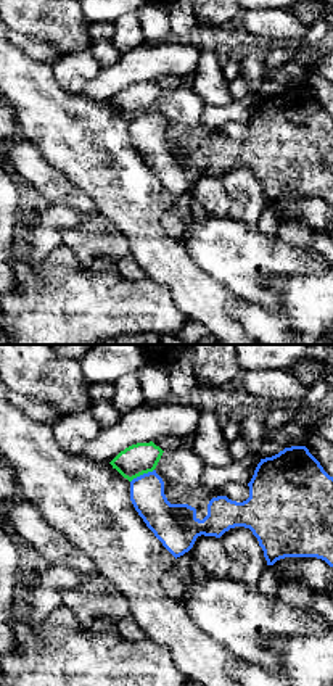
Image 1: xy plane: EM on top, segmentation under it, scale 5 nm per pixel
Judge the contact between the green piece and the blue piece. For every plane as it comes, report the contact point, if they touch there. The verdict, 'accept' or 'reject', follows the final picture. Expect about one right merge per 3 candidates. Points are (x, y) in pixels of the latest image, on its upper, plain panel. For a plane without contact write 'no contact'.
contact (142, 113)

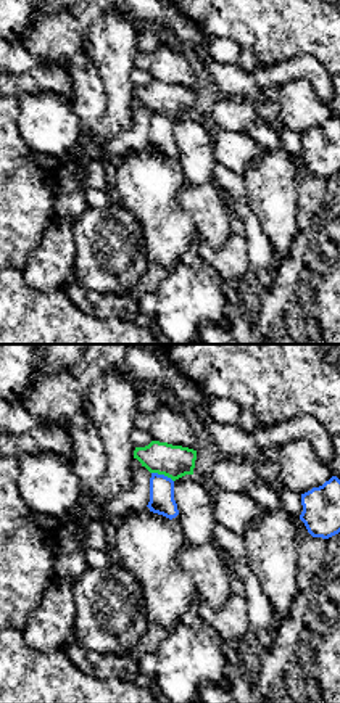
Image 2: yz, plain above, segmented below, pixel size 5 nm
contact (163, 113)

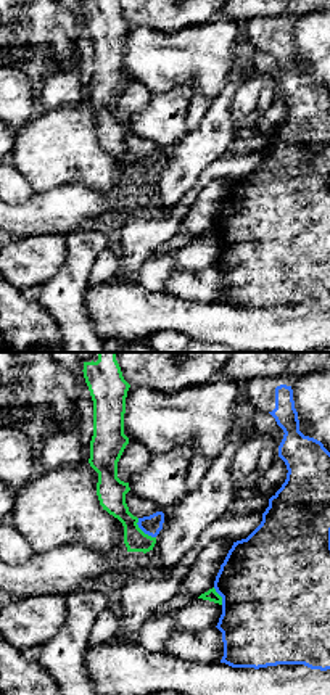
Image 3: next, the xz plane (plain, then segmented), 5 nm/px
contact (142, 171)

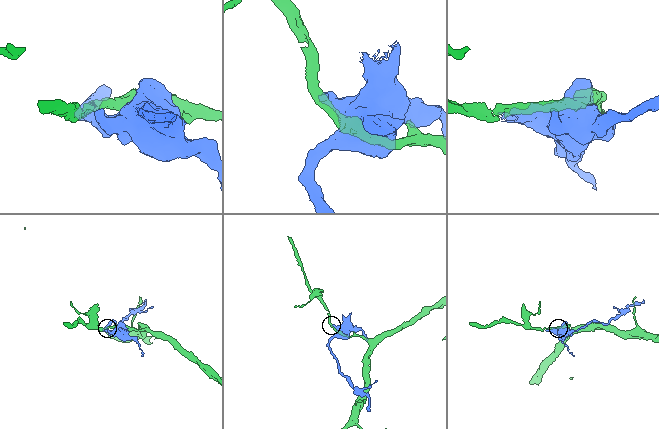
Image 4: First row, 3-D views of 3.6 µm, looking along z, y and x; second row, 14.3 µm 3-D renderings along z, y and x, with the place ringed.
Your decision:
reject

